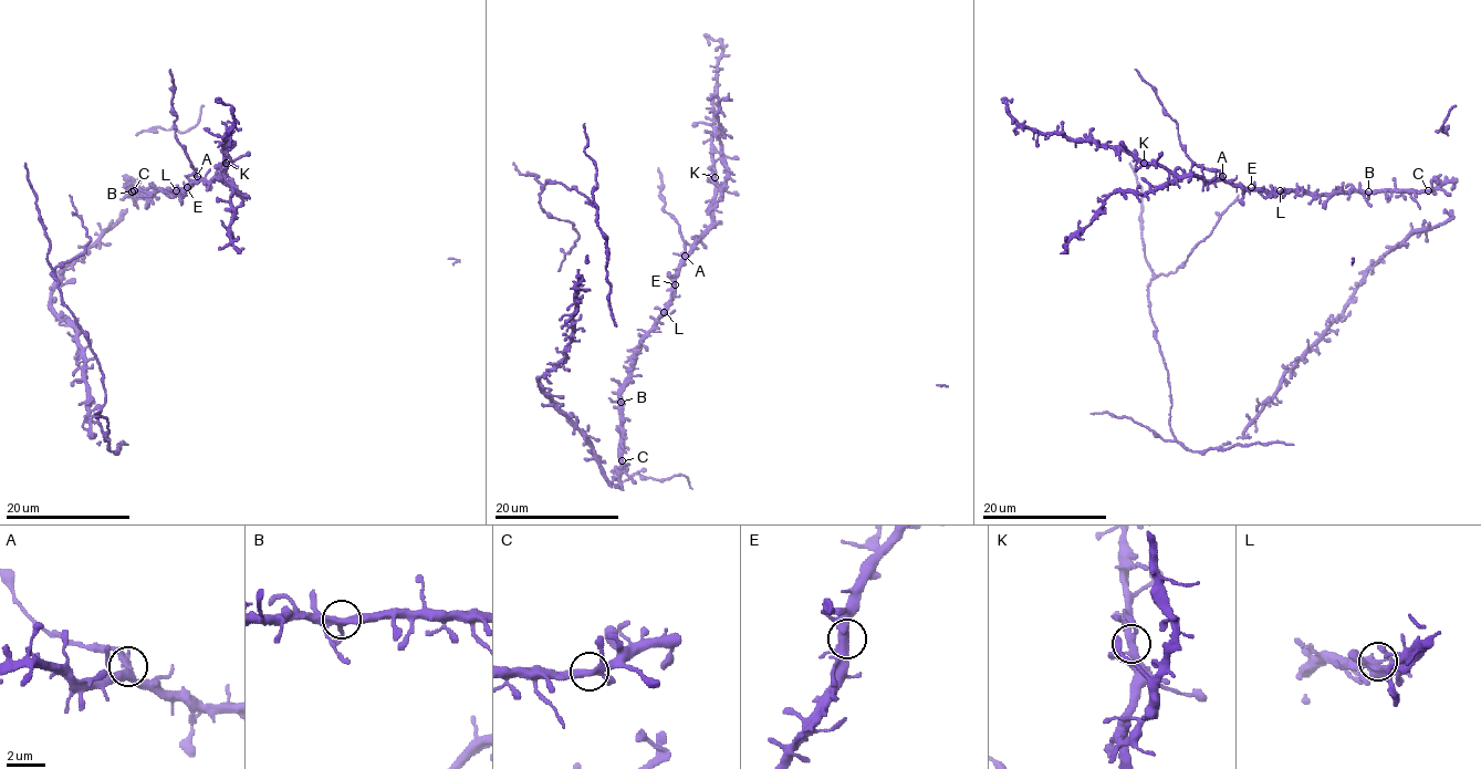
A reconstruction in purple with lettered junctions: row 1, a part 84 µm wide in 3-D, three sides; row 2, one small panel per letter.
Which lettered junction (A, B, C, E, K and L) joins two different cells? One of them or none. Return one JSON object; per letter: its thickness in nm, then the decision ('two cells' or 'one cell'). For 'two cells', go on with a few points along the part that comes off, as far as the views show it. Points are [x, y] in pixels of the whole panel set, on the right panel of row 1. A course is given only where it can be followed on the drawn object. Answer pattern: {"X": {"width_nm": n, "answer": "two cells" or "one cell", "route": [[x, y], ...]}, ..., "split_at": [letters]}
{"A": {"width_nm": 380, "answer": "two cells", "route": [[1222, 176], [1203, 168], [1188, 156], [1178, 137], [1178, 125], [1166, 112], [1156, 92], [1135, 69]]}, "B": {"width_nm": 360, "answer": "one cell"}, "C": {"width_nm": 360, "answer": "one cell"}, "E": {"width_nm": 360, "answer": "one cell"}, "K": {"width_nm": 320, "answer": "one cell"}, "L": {"width_nm": 400, "answer": "one cell"}, "split_at": ["A"]}

